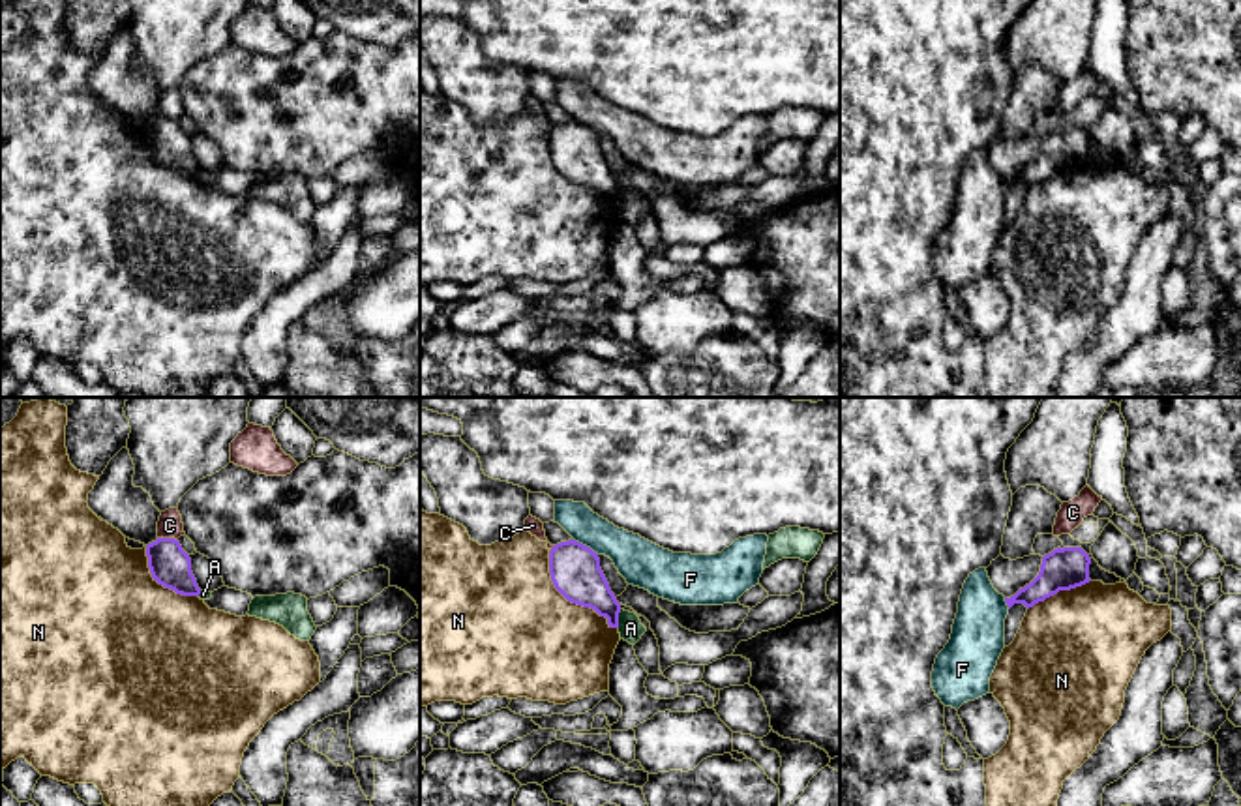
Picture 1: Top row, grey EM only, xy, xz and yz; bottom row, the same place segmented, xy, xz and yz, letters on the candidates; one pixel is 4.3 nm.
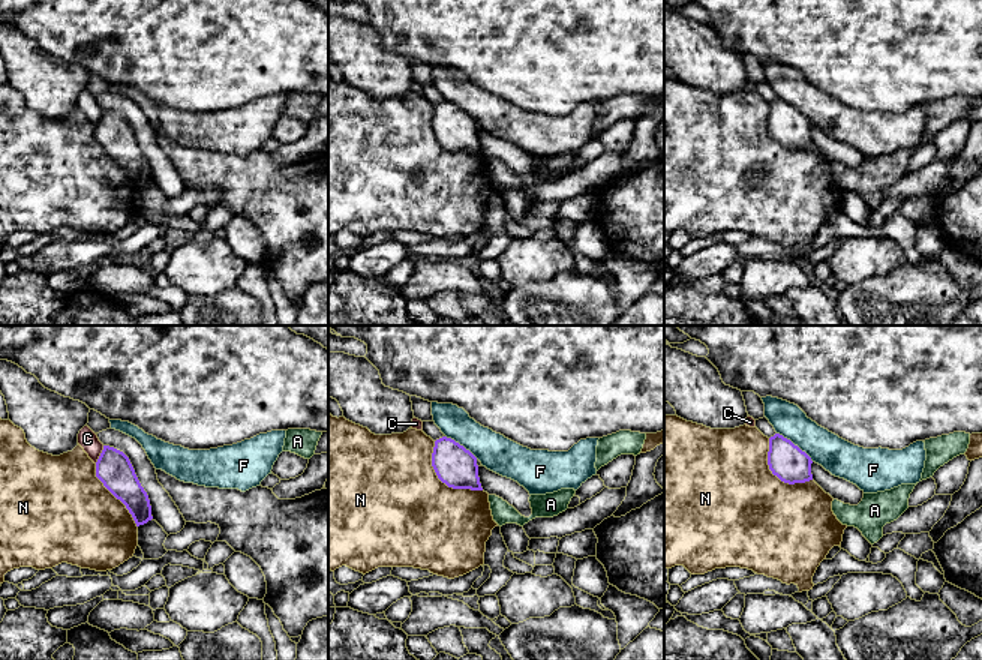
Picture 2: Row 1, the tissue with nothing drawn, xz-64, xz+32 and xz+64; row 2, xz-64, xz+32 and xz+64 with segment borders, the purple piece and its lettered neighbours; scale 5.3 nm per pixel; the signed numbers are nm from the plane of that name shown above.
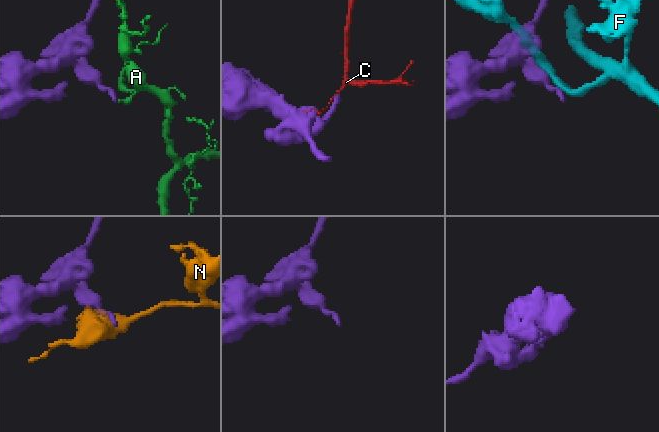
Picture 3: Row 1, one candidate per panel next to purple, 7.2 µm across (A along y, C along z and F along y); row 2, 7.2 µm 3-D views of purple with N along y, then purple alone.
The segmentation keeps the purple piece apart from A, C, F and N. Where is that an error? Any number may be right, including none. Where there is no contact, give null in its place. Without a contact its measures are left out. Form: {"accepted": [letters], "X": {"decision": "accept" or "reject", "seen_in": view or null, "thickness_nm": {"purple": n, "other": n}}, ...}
{"accepted": [], "A": {"decision": "reject", "seen_in": "xz", "thickness_nm": {"purple": 200, "other": 110}}, "C": {"decision": "reject", "seen_in": "xy", "thickness_nm": {"purple": 180, "other": 110}}, "F": {"decision": "reject", "seen_in": "xz", "thickness_nm": {"purple": 220, "other": 190}}, "N": {"decision": "reject", "seen_in": "xz", "thickness_nm": {"purple": 220, "other": 480}}}

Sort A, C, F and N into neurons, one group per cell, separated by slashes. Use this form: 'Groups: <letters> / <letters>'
Groups: A / C / F / N

